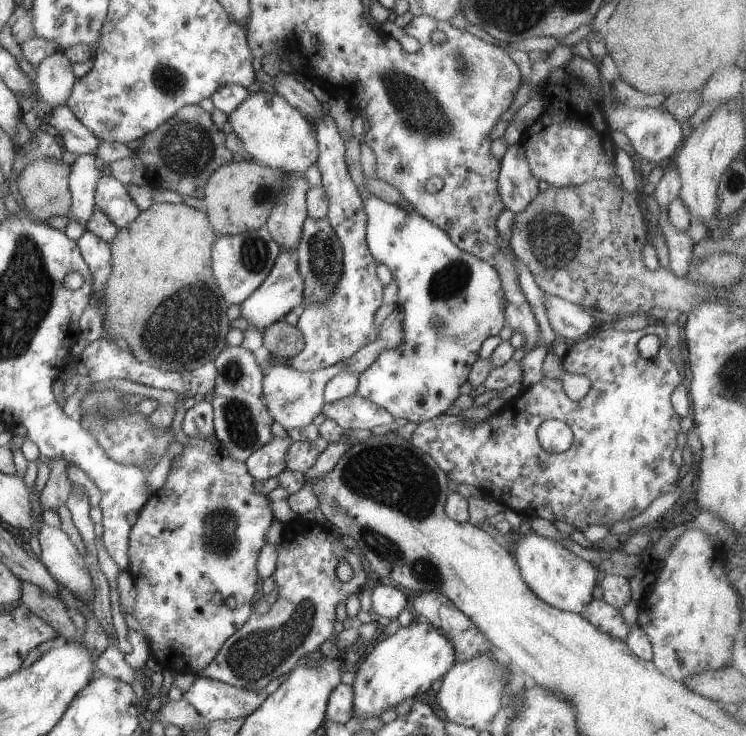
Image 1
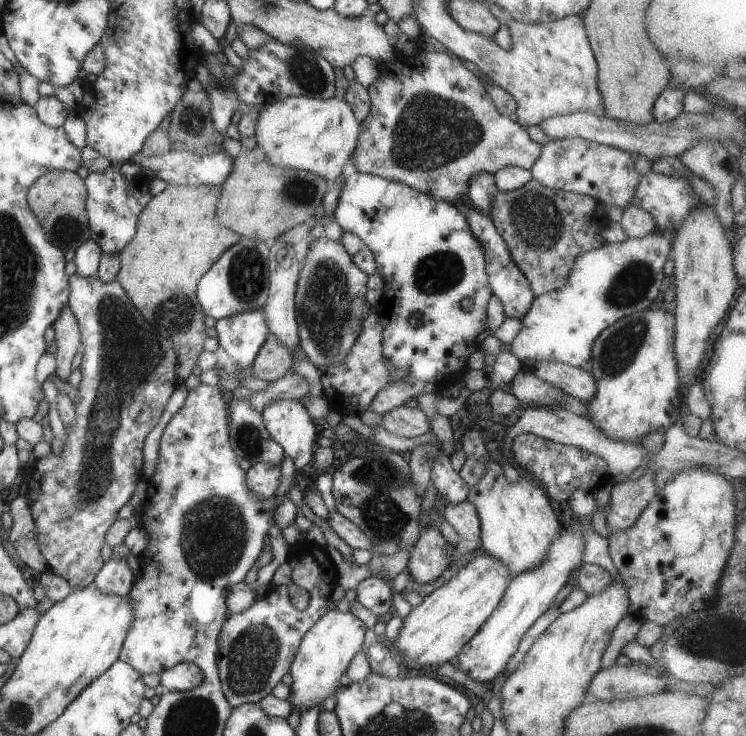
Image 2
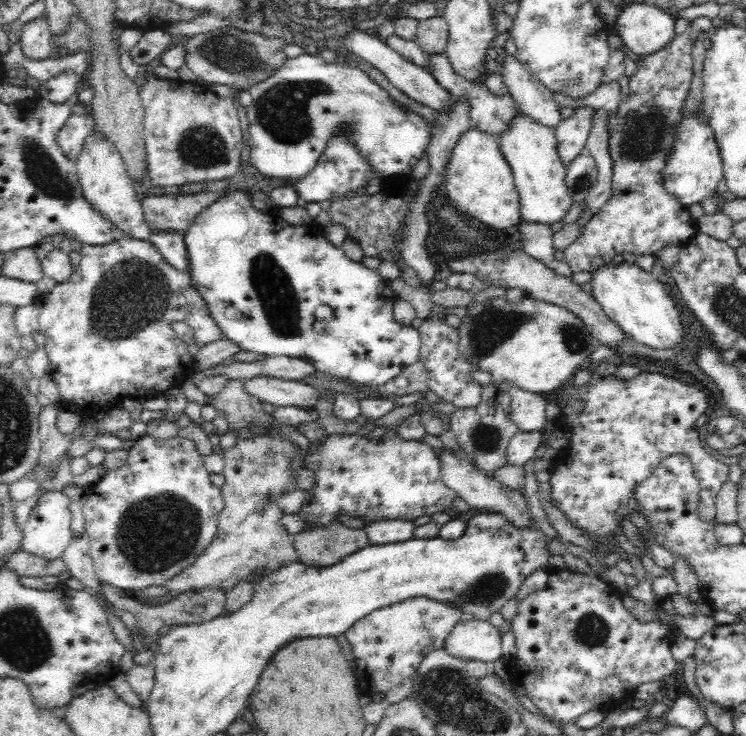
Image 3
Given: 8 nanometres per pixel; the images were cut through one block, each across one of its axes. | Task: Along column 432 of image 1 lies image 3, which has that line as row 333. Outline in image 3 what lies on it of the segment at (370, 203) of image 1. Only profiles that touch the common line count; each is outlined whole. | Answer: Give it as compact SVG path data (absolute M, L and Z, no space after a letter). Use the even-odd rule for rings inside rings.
M226 192L224 196L215 200L210 207L204 208L192 224L184 233L185 243L187 246L190 266L189 274L193 280L193 285L199 290L202 298L206 301L209 308L210 316L213 316L214 322L222 329L225 338L235 342L241 350L246 352L256 352L265 356L289 356L290 358L302 358L311 365L315 373L326 374L330 377L338 377L349 381L354 385L375 387L386 384L398 374L406 371L408 366L412 366L419 360L419 350L421 340L418 331L414 327L406 327L395 320L393 315L393 306L397 301L397 296L393 293L392 288L387 281L380 278L376 269L368 269L360 262L350 260L346 256L345 250L334 246L330 241L325 239L324 231L318 224L311 222L294 226L288 224L282 218L277 216L276 212L260 212L251 201L251 195L245 192ZM318 306L330 306L334 312L334 322L324 328L324 332L316 332L316 310Z

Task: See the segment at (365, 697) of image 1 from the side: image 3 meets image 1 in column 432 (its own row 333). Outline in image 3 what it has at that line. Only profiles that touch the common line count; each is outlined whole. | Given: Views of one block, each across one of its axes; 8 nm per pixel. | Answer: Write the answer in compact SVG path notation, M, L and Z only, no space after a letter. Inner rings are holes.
M618 258L615 262L603 264L596 270L590 272L591 278L588 282L591 284L591 295L596 299L596 302L603 308L603 311L625 332L625 335L630 339L634 339L644 346L650 348L674 348L680 346L682 342L682 326L680 325L680 318L678 312L674 307L675 301L668 295L664 289L664 285L660 282L656 275L652 272L646 272L640 268L637 263L628 263L625 260Z

